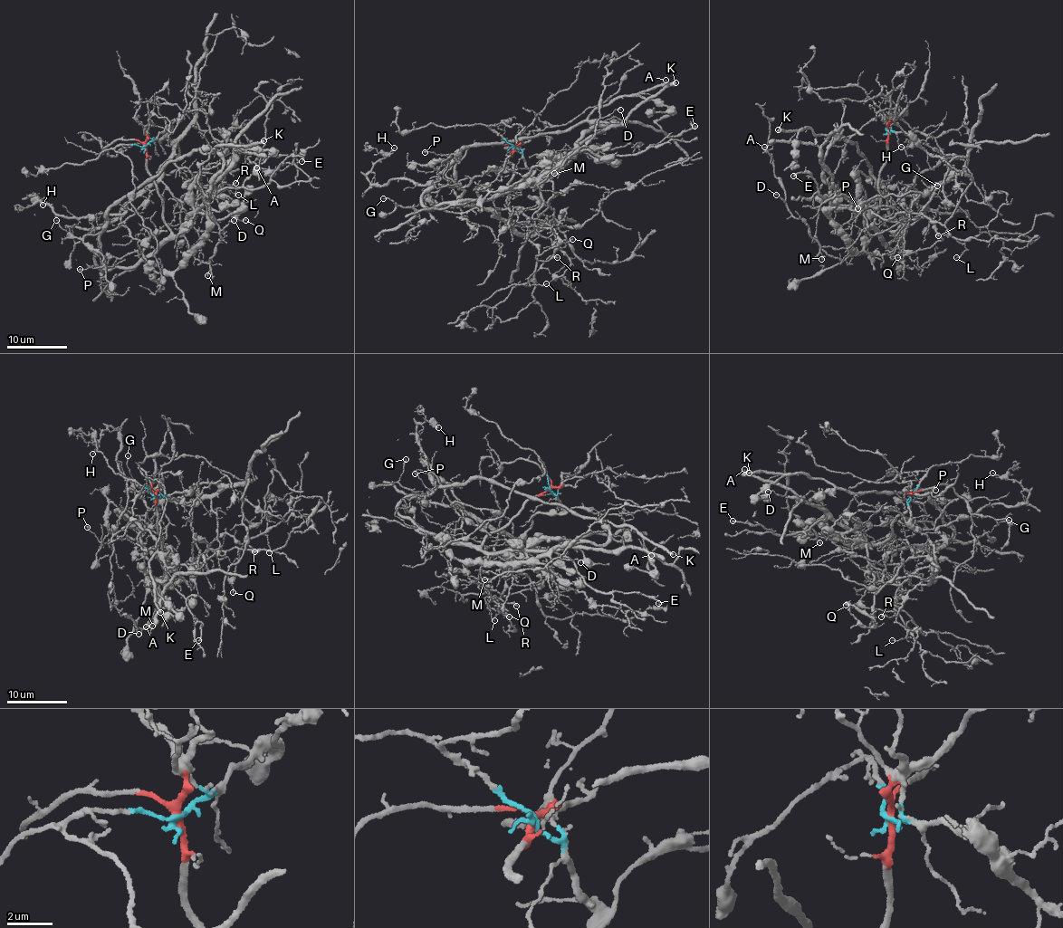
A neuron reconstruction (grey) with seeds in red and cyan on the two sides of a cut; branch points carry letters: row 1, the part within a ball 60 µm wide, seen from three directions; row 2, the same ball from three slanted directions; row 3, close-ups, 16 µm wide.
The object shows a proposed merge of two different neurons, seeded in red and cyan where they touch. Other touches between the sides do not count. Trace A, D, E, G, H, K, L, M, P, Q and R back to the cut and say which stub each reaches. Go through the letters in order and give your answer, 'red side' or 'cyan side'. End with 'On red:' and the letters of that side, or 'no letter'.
A: red side
D: red side
E: red side
G: cyan side
H: cyan side
K: red side
L: red side
M: red side
P: cyan side
Q: cyan side
R: cyan side
On red: A, D, E, K, L, M

